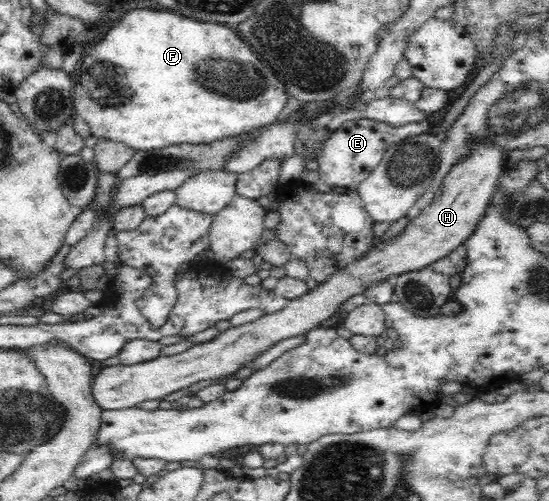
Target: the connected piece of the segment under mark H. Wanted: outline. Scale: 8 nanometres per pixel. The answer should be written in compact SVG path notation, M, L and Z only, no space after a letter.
M475 141L470 144L470 155L458 160L444 178L434 200L413 218L403 230L390 240L375 245L360 259L352 261L347 267L327 278L317 287L298 298L291 299L287 305L272 314L264 313L260 318L229 327L220 331L209 341L196 343L191 348L171 356L158 356L154 360L132 364L122 363L105 366L99 374L92 377L91 394L102 410L118 410L136 407L145 400L162 399L173 392L190 387L208 378L224 378L242 368L242 364L254 360L260 352L272 346L276 340L290 336L307 334L308 330L318 327L320 322L332 317L342 302L350 296L363 292L376 282L394 278L396 274L420 270L447 256L474 233L476 224L484 216L488 202L495 192L497 181L505 168L506 150L488 141Z

